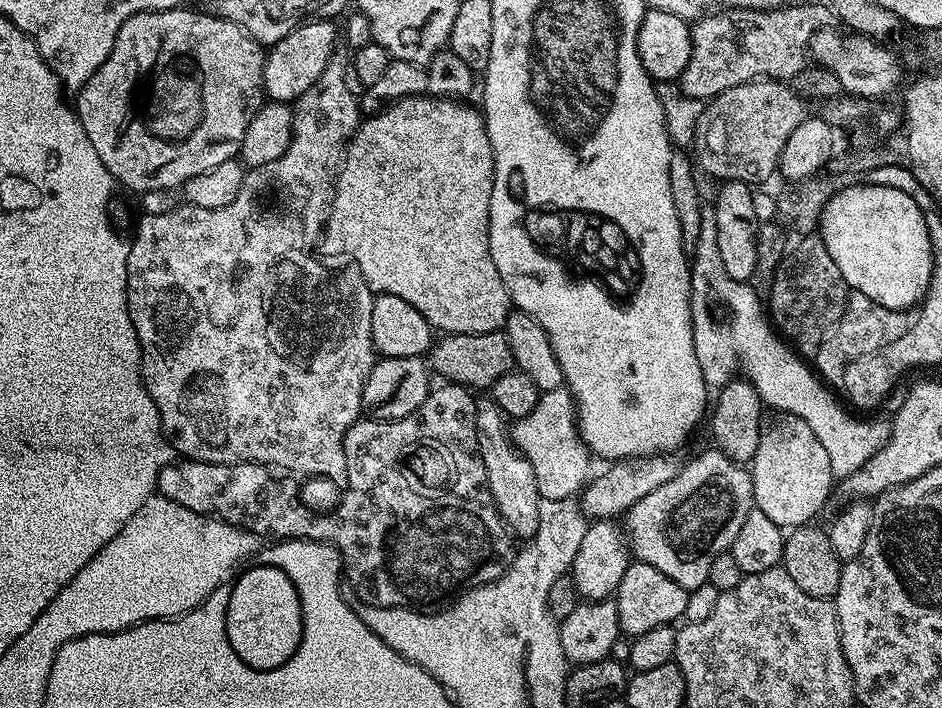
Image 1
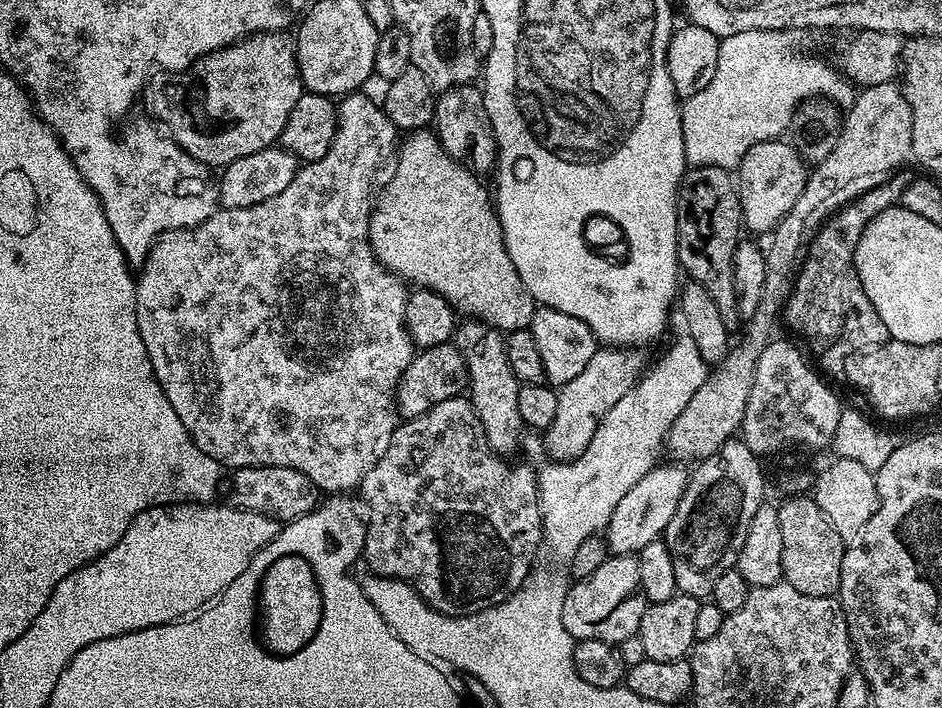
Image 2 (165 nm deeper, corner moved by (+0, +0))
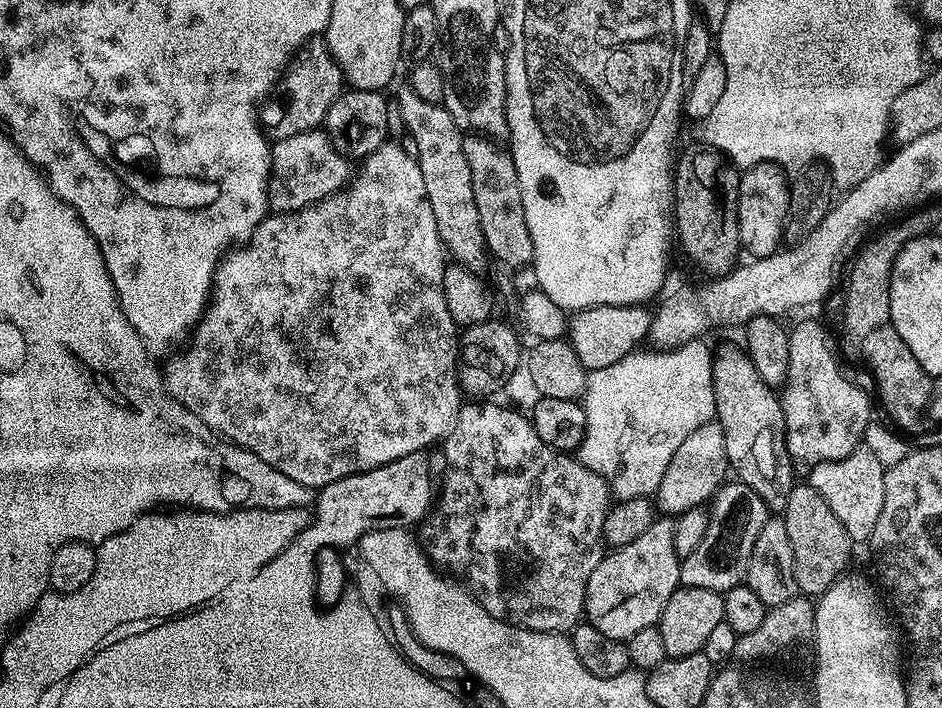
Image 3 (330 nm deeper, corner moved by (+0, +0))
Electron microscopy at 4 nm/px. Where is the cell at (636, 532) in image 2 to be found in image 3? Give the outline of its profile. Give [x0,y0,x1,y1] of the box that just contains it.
[654,424,729,516]

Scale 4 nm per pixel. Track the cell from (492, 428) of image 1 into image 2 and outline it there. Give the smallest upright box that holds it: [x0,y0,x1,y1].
[454,319,526,457]

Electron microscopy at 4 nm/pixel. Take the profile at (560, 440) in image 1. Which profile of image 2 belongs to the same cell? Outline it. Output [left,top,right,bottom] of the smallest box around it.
[543,346,645,462]

